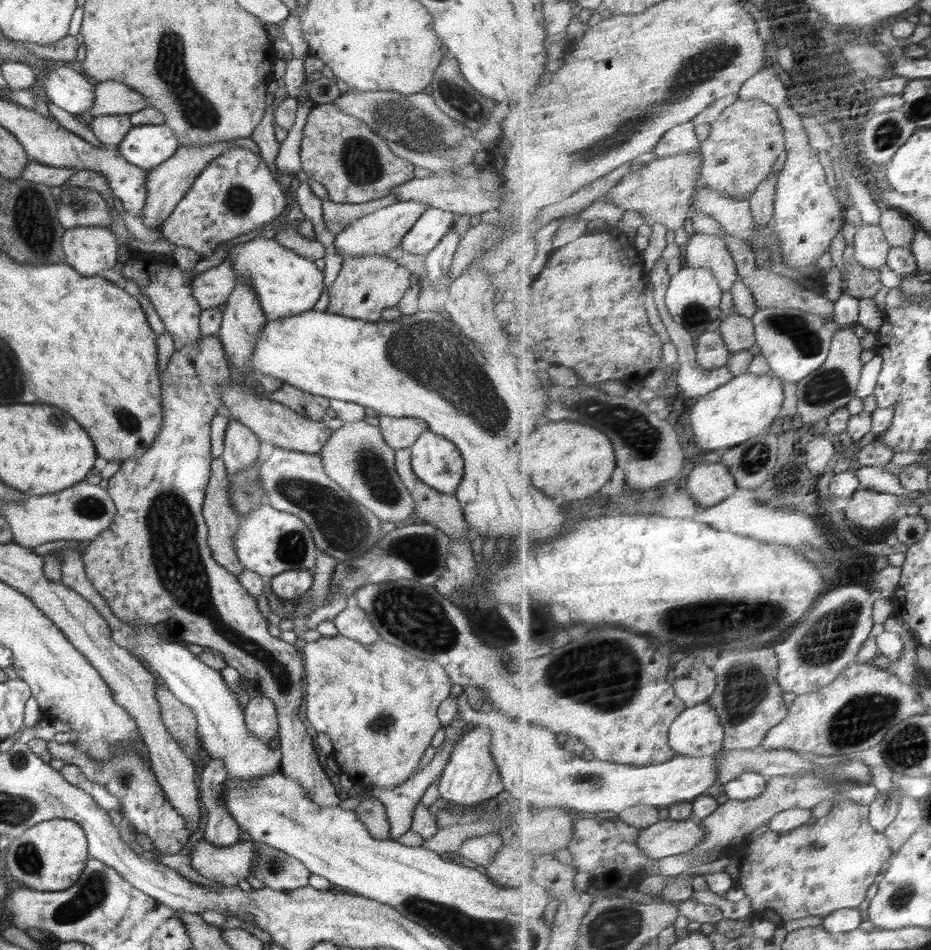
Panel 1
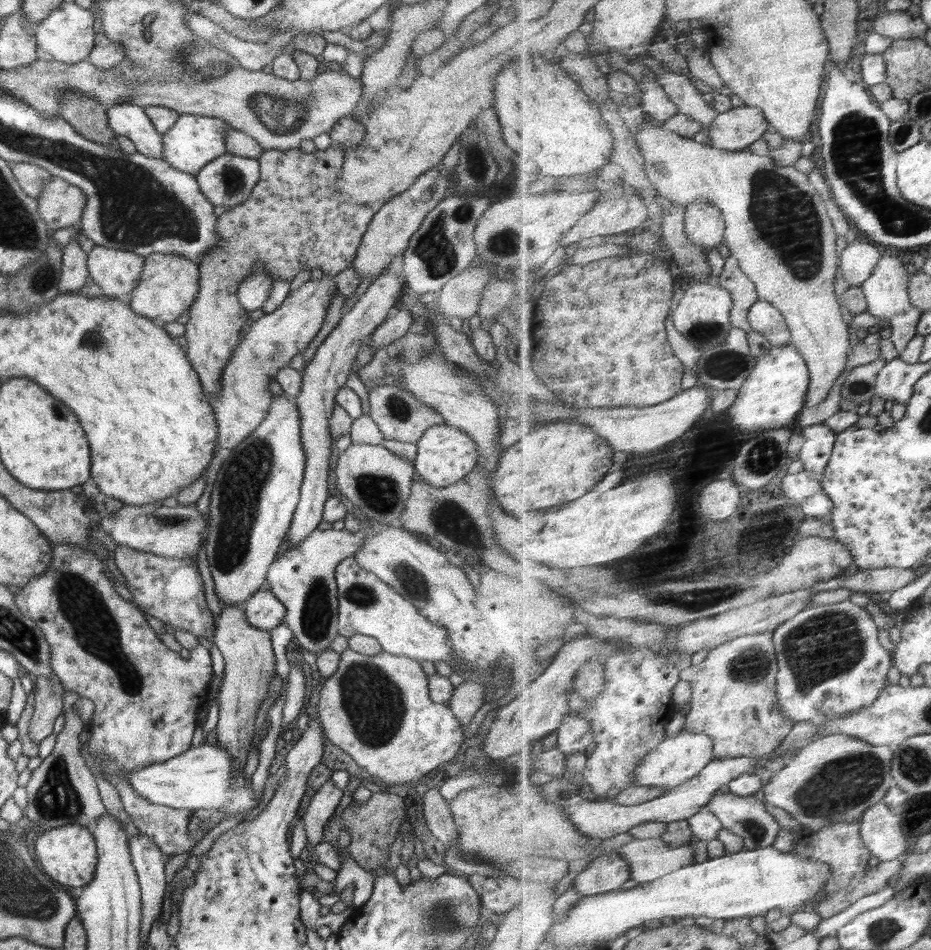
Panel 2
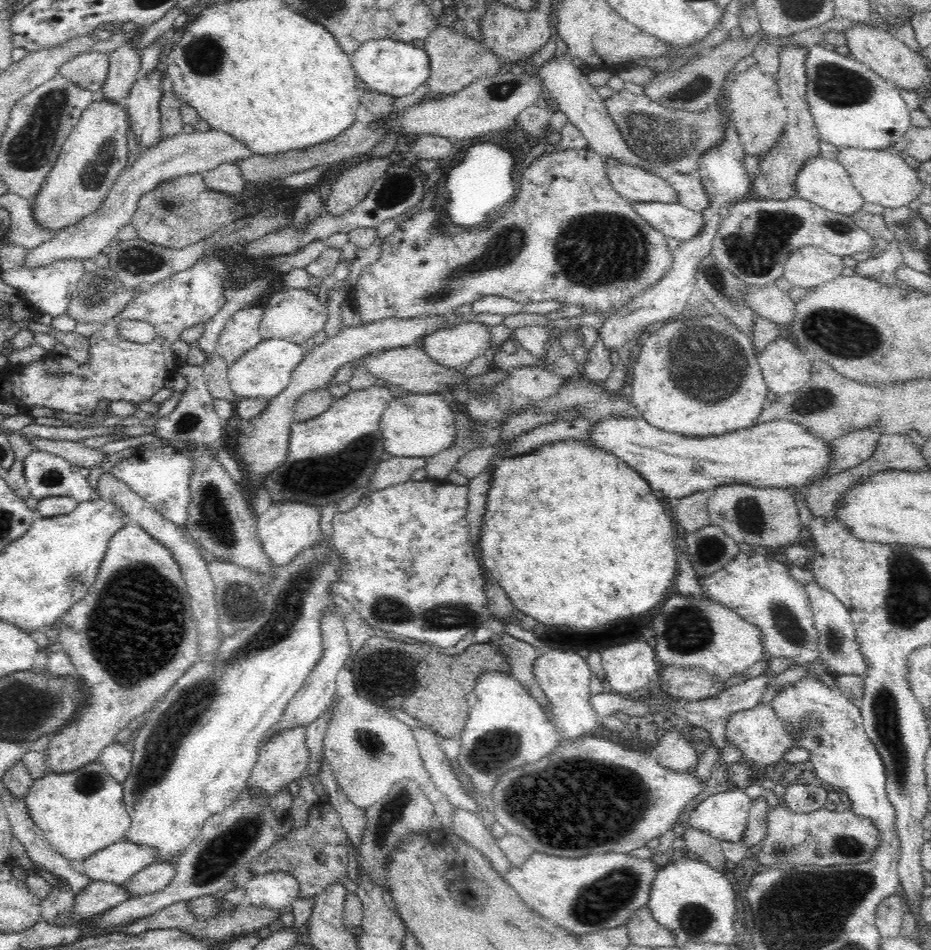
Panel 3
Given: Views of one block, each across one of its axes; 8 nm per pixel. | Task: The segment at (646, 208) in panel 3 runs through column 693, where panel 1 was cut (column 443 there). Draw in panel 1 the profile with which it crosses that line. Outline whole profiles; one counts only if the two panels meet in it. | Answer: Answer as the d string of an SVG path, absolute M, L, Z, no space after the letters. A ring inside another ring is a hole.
M430 207L417 218L400 245L410 253L425 256L452 230L456 220L454 212Z

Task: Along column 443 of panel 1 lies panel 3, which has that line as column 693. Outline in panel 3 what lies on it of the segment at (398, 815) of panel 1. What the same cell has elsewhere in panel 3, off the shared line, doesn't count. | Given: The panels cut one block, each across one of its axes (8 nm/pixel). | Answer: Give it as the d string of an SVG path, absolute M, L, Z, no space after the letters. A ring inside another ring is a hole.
M672 723L667 732L659 734L653 752L657 763L672 772L688 772L698 766L699 755L694 746Z

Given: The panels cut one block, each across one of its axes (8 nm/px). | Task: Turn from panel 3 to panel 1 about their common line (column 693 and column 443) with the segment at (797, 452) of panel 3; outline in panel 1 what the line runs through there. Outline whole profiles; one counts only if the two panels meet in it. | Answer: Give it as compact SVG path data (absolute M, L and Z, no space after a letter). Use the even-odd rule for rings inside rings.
M427 429L410 447L414 474L442 495L454 495L462 480L463 456L450 440Z

